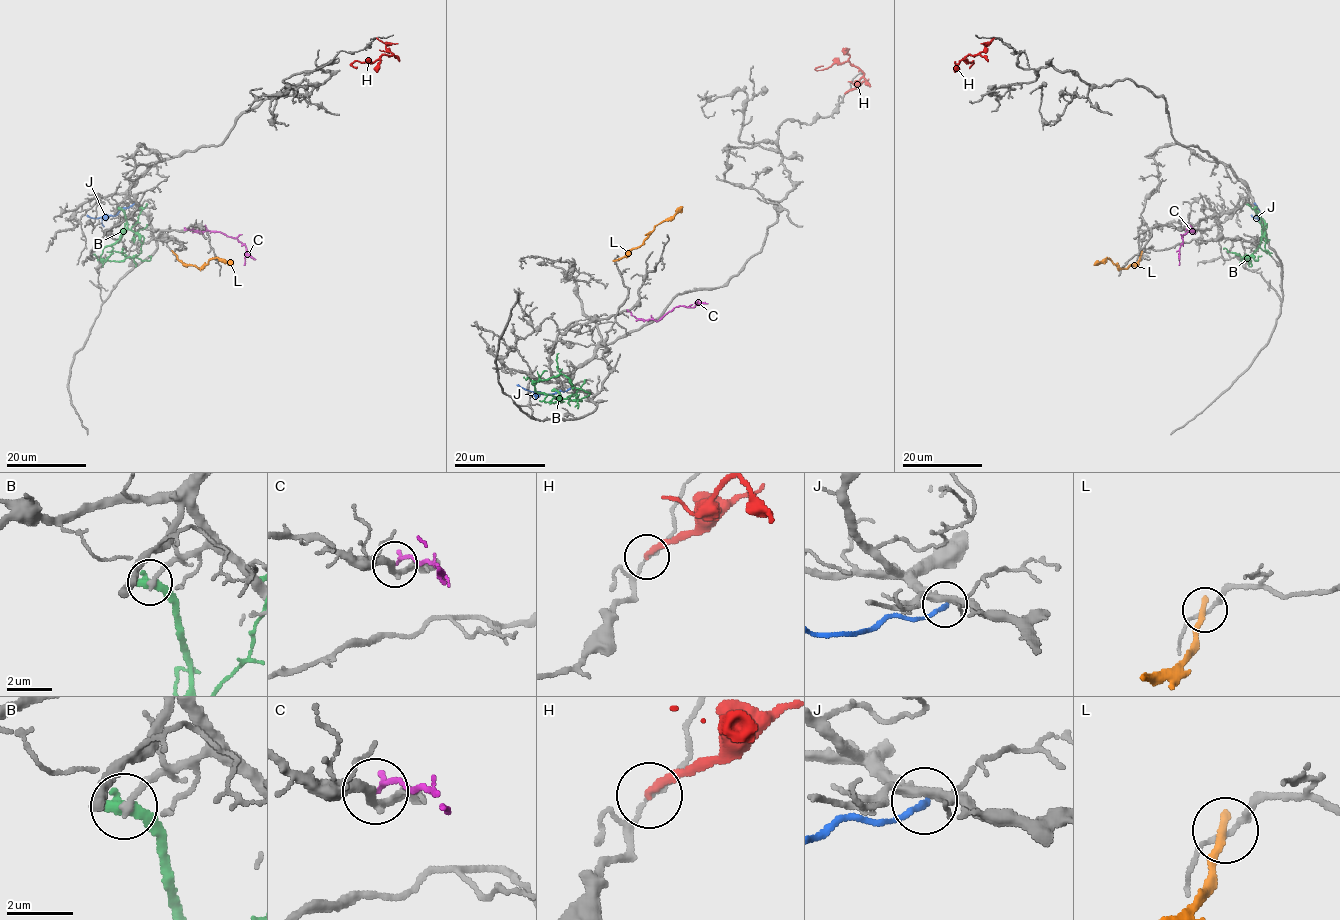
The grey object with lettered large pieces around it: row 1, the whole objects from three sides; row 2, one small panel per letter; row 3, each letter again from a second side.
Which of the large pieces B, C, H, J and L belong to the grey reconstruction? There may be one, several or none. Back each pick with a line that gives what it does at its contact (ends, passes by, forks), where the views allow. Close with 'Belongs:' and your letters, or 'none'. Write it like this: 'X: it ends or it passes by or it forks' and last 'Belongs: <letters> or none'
Belongs: none

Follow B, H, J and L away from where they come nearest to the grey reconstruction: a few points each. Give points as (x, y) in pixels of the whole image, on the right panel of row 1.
B: (1255, 208), (1264, 221), (1264, 233), (1250, 258), (1244, 262), (1241, 258), (1251, 257), (1258, 261), (1262, 256)
H: (994, 38), (986, 48), (965, 58), (966, 62), (973, 61), (969, 67)
J: (1255, 203), (1260, 215), (1256, 218), (1251, 215)
L: (1141, 253), (1134, 265), (1126, 268), (1118, 268), (1107, 258), (1094, 265)

